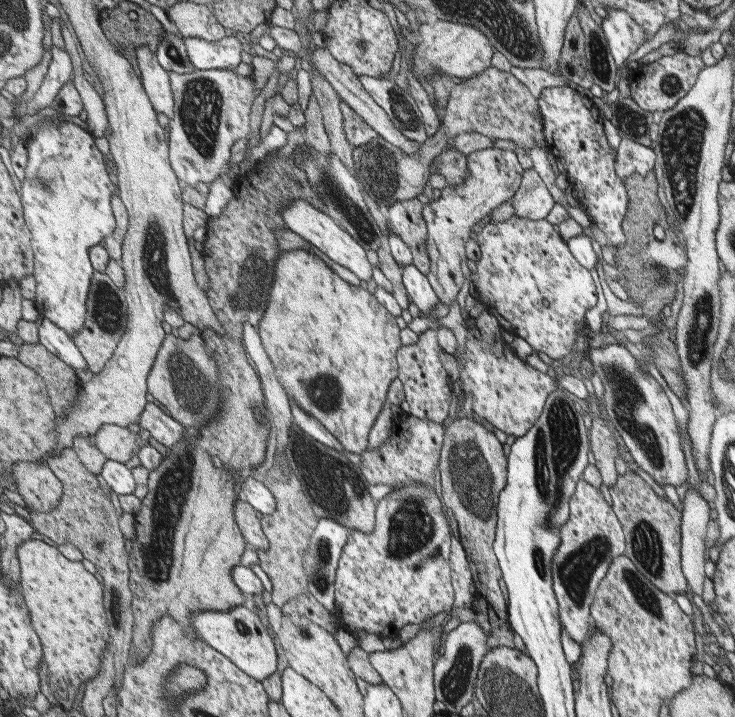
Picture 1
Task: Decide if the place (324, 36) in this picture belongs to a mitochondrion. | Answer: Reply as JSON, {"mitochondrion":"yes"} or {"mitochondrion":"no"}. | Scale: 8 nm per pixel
{"mitochondrion":"no"}

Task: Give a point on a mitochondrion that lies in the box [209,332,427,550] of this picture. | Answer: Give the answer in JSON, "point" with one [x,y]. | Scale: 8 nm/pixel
{"point":[332,483]}

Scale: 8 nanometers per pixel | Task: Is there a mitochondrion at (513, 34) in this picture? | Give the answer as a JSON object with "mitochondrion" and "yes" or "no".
{"mitochondrion":"yes"}

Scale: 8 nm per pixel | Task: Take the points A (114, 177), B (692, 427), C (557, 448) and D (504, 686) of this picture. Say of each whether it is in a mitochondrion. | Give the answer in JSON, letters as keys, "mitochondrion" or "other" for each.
{"A":"other","B":"other","C":"mitochondrion","D":"mitochondrion"}

